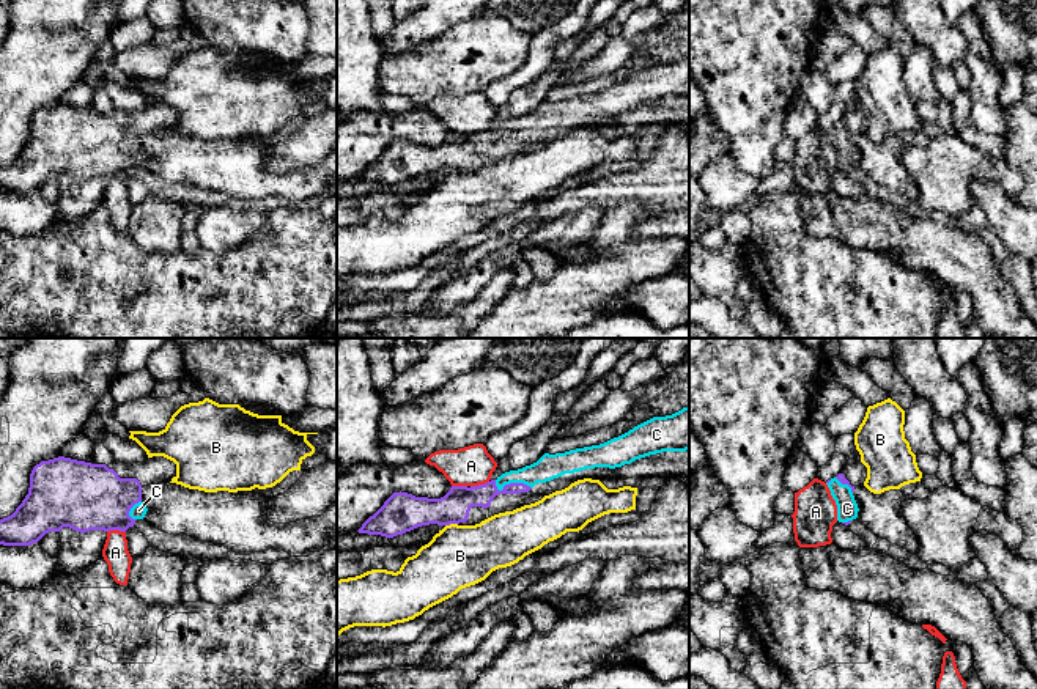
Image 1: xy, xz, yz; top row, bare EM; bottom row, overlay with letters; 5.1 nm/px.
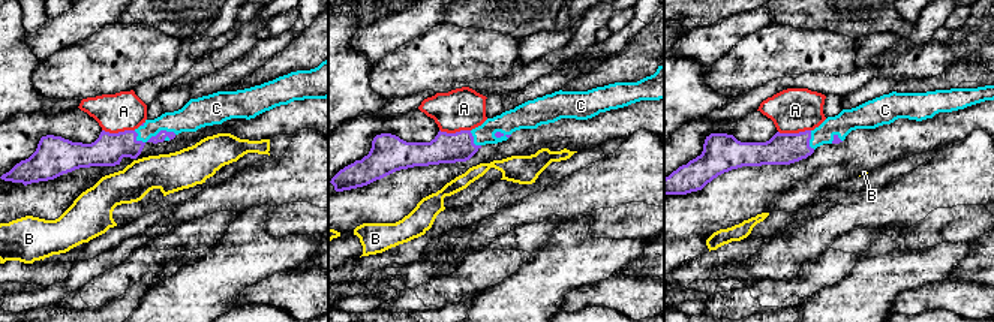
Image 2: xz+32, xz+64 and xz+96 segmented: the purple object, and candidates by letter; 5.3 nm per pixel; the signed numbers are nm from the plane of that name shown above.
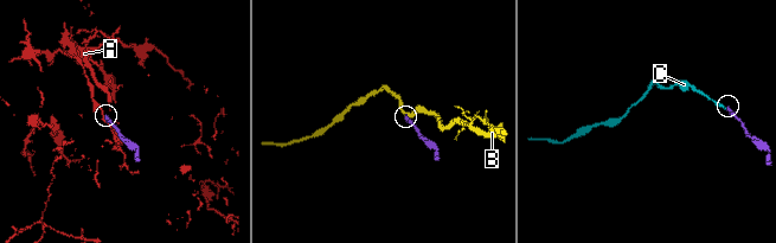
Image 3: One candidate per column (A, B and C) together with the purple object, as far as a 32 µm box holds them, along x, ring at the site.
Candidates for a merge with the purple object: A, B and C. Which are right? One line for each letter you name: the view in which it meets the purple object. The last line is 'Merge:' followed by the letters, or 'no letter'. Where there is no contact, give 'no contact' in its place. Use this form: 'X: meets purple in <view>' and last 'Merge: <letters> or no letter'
C: meets purple in xz
Merge: C

